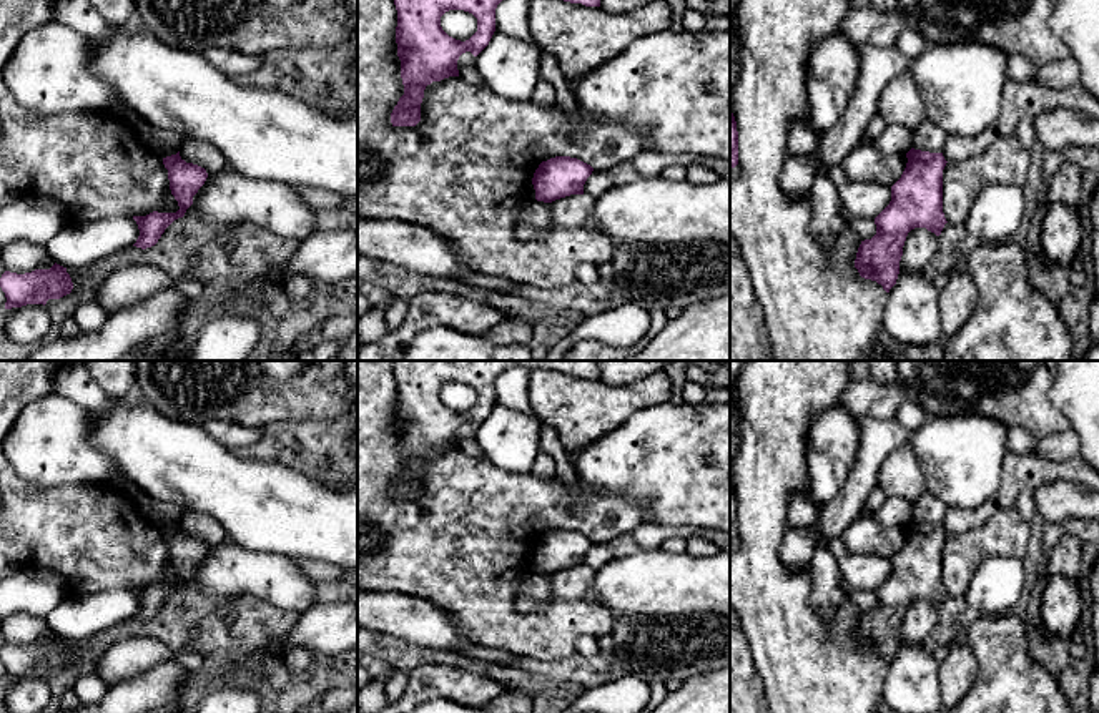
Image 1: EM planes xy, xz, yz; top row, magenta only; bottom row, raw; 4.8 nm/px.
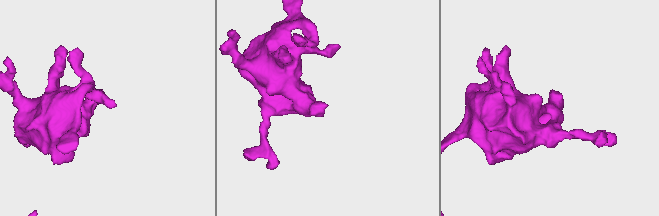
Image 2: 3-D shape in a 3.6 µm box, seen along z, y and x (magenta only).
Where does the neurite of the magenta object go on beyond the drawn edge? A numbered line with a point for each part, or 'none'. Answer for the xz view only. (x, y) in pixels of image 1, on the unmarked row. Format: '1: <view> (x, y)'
none

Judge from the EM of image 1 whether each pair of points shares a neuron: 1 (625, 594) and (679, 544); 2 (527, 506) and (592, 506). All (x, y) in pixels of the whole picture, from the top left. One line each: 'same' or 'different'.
1: different
2: same

